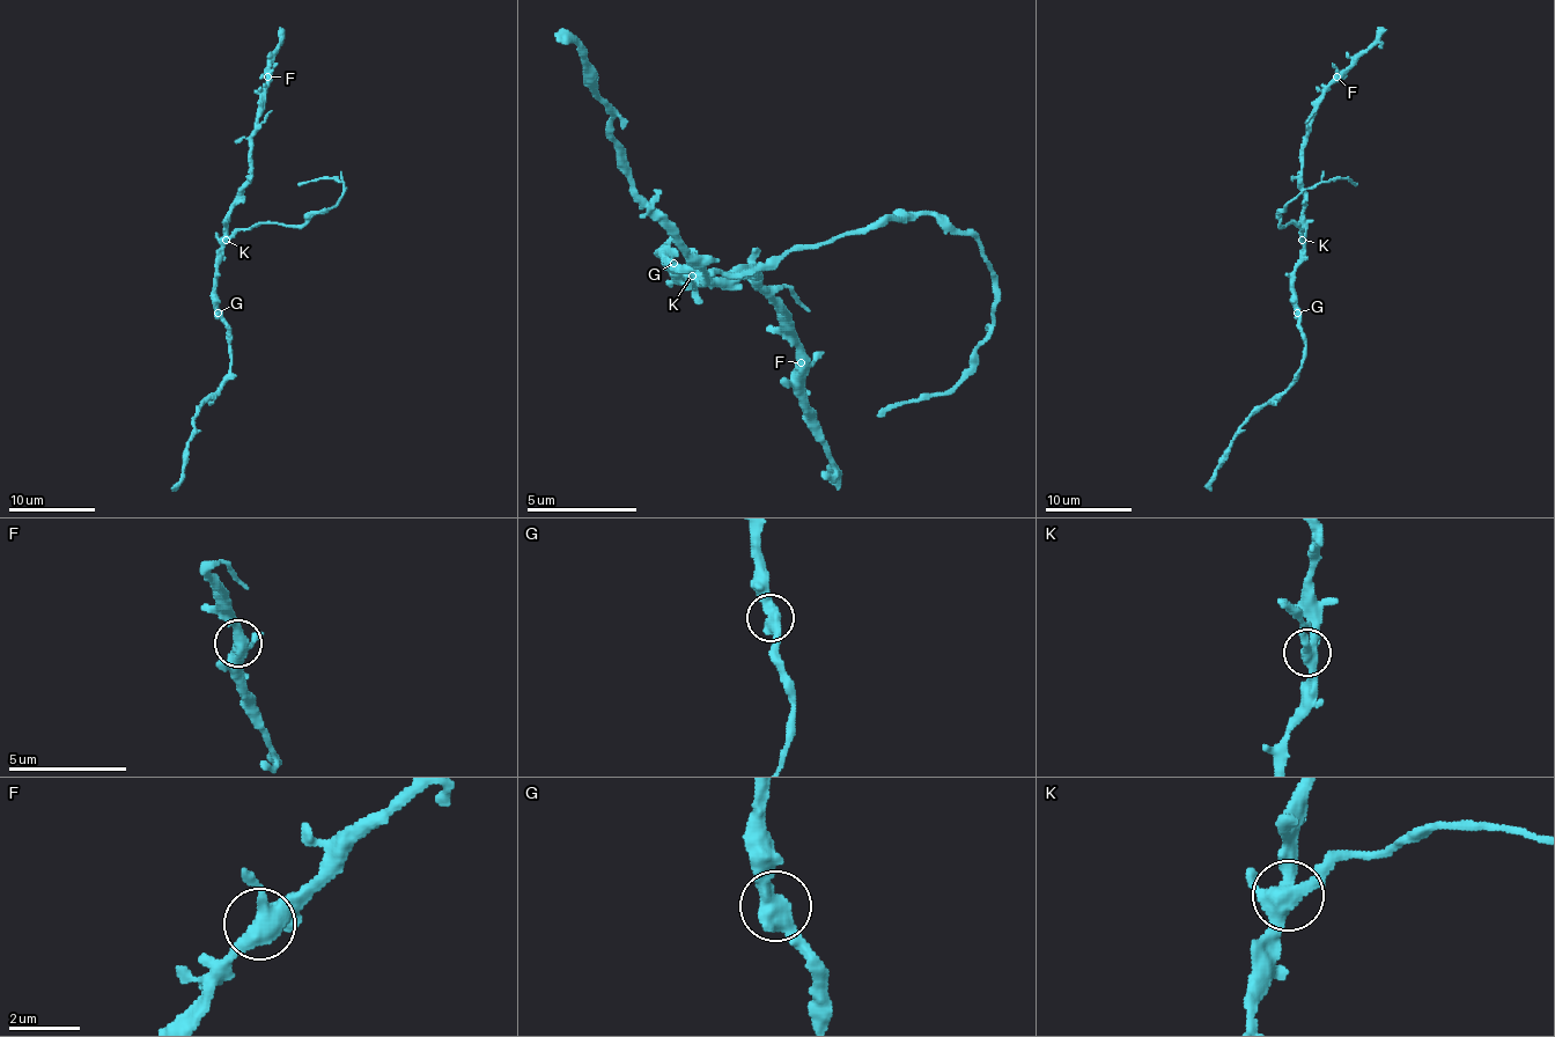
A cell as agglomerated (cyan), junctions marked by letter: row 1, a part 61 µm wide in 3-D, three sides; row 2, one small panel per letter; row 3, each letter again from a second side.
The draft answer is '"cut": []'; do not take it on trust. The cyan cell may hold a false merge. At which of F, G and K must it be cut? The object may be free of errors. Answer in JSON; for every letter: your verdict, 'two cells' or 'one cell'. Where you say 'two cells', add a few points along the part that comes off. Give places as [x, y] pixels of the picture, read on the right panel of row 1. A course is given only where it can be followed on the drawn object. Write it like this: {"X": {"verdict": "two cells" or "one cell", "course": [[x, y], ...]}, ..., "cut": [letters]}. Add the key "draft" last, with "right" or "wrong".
{"F": {"verdict": "one cell"}, "G": {"verdict": "one cell"}, "K": {"verdict": "two cells", "course": [[1302, 238], [1302, 230], [1295, 223], [1280, 223], [1277, 213], [1284, 206], [1325, 183], [1347, 178], [1357, 184]]}, "cut": ["K"], "draft": "wrong"}

